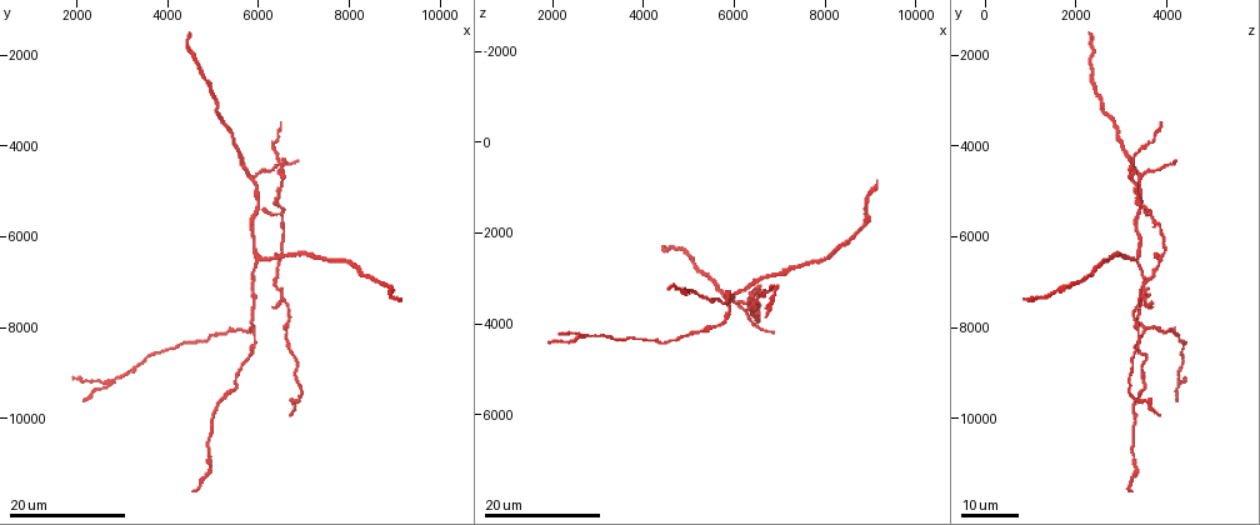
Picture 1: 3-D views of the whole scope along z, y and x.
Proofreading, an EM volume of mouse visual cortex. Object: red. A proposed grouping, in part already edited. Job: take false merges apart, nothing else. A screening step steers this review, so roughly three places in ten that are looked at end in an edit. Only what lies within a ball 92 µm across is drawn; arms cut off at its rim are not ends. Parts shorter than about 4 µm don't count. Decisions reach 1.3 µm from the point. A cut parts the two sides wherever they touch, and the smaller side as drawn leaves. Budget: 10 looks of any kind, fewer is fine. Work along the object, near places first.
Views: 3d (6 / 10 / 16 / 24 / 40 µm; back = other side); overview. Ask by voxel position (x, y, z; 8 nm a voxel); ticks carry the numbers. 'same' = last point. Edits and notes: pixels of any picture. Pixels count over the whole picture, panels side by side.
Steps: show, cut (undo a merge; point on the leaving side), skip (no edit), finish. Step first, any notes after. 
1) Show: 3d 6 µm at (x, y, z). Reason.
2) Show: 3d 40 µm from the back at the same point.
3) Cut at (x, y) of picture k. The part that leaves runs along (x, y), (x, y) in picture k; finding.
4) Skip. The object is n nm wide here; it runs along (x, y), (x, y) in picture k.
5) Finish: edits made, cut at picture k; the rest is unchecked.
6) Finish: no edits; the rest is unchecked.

Show: 3d 24 µm at (6450, 5550, 3700). Two arms in line, one across.

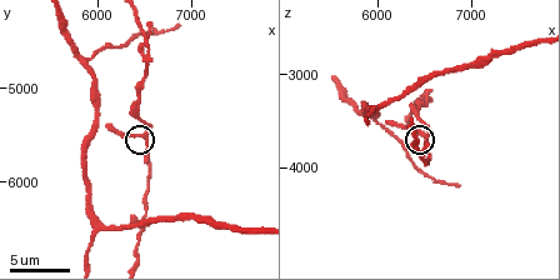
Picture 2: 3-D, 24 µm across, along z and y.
Show: 3d 10 µm at (6550, 5500, 3650).

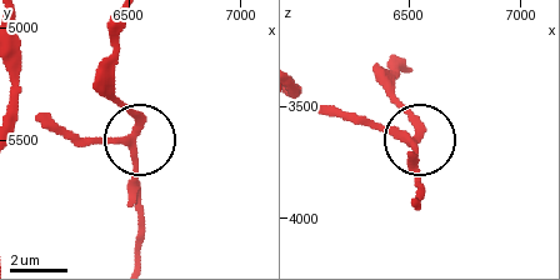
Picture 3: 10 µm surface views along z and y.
Skip. The object is 240 nm wide here; continuous, no second neuron.

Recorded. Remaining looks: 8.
Show: 3d 16 µm at (5850, 4650, 3450). Thin arm on a thick one.

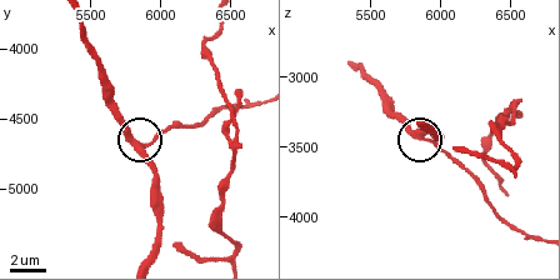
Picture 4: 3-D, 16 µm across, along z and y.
Show: 3d 10 µm at (5880, 4700, 3440).

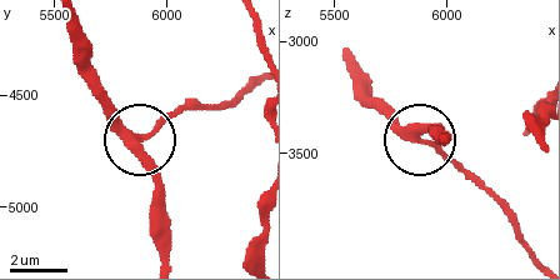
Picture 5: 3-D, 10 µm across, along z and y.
Skip. The side arm is 11 µm long; all the same neuron.

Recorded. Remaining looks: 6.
Show: 3d 16 µm at (5900, 6150, 3450).

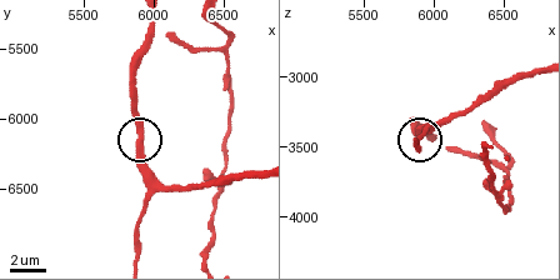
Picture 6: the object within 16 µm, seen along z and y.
Show: 3d 6 µm at the same point.

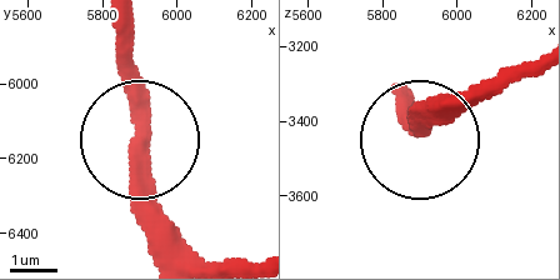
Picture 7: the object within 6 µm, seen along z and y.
Skip. The side arm is 58 µm long; it runs along (145, 144), (134, 28) in picture 7; one neuron here.

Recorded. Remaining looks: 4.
Show: 3d 10 µm at (5950, 5400, 3450). Arms part here.

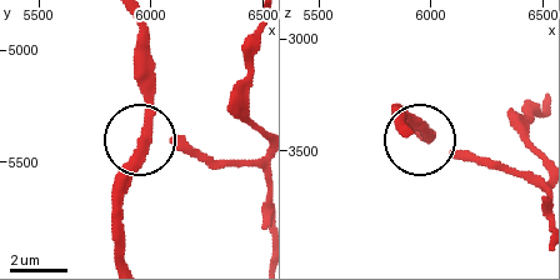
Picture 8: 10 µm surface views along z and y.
Skip. The side arm is 39 µm long; it runs along (125, 255), (118, 176), (146, 111), (146, 43) in picture 8; continuous, no second neuron.

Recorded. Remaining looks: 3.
Show: 3d 24 µm at (5850, 8050, 3600). Arms part here.

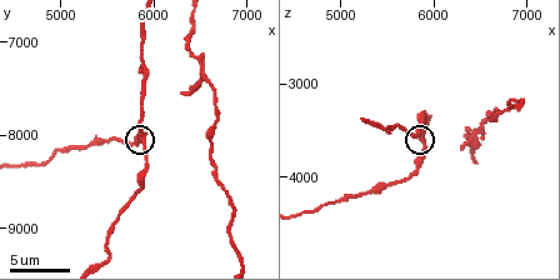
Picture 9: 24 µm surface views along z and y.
Show: 3d 6 µm at (5900, 8050, 3550). Closer look.

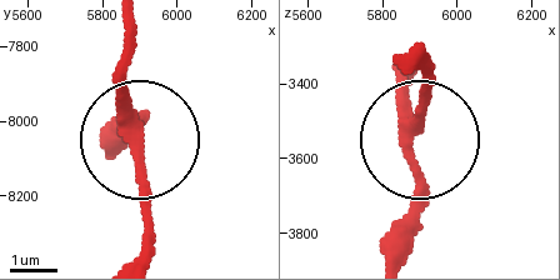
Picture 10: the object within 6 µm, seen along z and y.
Skip. 3 arms meet here; continuous, no second neuron.

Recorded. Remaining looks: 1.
Finish: no edits; the rest is unchecked.

